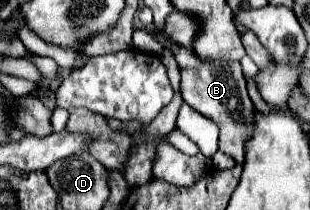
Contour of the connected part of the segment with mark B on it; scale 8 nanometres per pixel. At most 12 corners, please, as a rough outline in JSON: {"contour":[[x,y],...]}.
{"contour":[[172,46],[182,96],[244,164],[254,106],[242,66]]}

